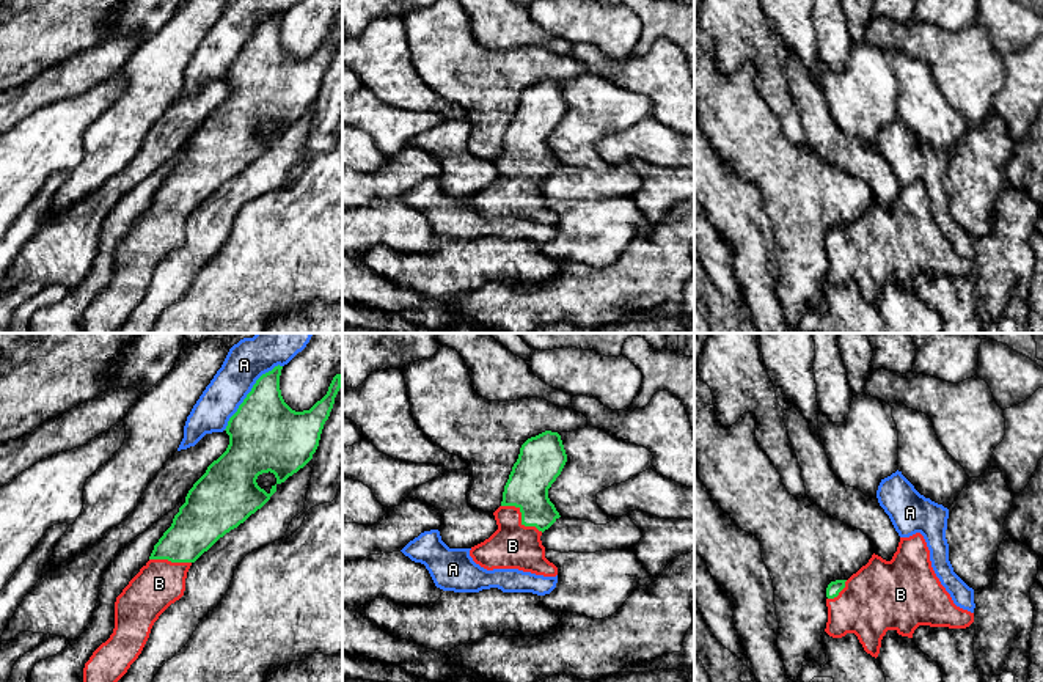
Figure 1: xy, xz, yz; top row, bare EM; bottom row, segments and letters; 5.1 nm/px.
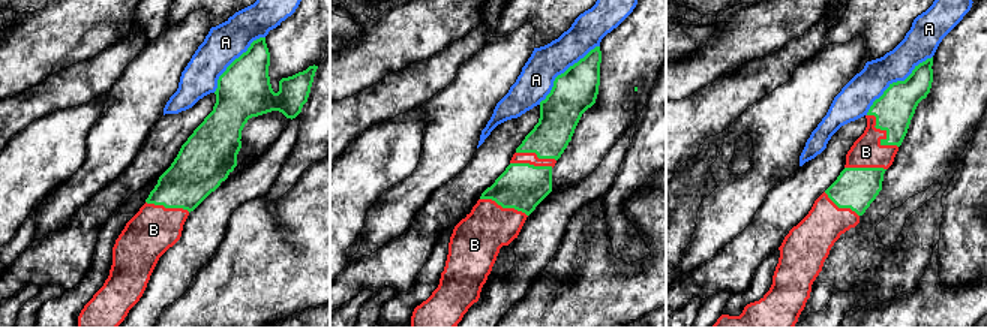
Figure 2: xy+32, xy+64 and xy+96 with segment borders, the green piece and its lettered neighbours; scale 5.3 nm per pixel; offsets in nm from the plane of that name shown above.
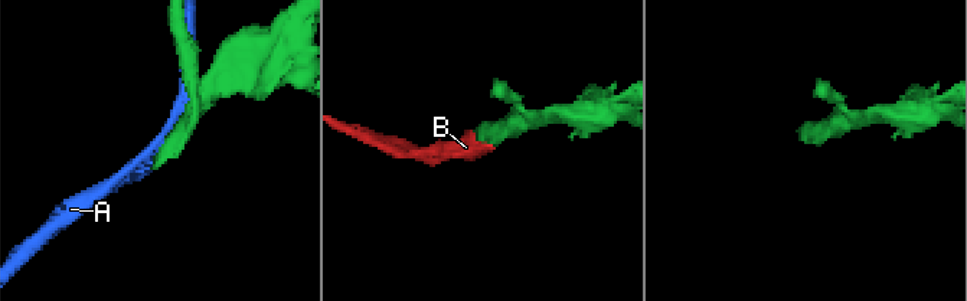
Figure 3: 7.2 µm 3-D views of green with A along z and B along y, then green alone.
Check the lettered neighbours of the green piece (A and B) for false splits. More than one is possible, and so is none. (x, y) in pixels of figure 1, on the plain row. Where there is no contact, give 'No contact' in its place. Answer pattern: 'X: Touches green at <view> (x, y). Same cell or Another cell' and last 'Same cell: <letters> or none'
A: Touches green at xy (248, 41). Another cell
B: Touches green at xz (522, 165). Same cell
Same cell: B

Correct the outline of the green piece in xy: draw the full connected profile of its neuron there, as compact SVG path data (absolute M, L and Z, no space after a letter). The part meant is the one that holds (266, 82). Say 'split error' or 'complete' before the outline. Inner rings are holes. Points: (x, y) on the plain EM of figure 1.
split error; M283 14L262 22L247 42L237 60L229 66L226 82L229 93L193 132L185 151L174 163L149 204L149 209L129 229L115 250L115 277L85 311L83 333L115 333L141 302L151 277L159 264L184 244L190 214L220 185L243 171L261 157L276 140L276 134L303 116L316 101L325 69L341 36L336 22L327 42L309 58L295 60L283 47L280 24ZM262 121L273 121L276 132L267 141L256 130Z

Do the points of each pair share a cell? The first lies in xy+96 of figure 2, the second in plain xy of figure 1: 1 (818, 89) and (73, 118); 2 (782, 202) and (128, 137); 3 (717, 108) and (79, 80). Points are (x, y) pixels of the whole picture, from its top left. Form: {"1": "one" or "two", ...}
{"1": "two", "2": "two", "3": "one"}

